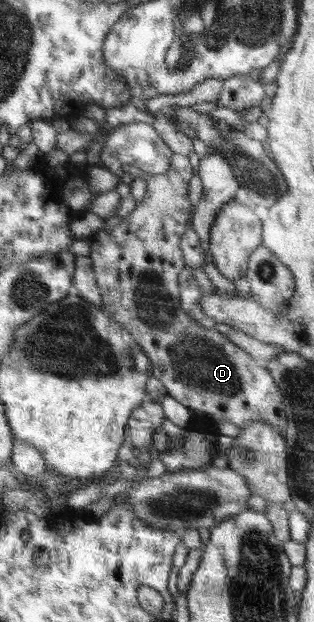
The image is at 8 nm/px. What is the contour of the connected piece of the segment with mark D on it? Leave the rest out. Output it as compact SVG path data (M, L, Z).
M175 153L171 157L171 167L165 173L144 177L146 193L135 209L113 229L99 230L92 237L88 257L92 261L103 309L110 314L113 322L129 332L143 354L150 359L152 376L163 384L167 394L186 408L201 414L202 420L231 422L239 428L252 422L262 422L283 434L287 426L283 398L269 370L227 340L223 333L191 322L181 308L178 278L185 270L186 263L179 244L193 213L188 188L193 176L188 156Z

